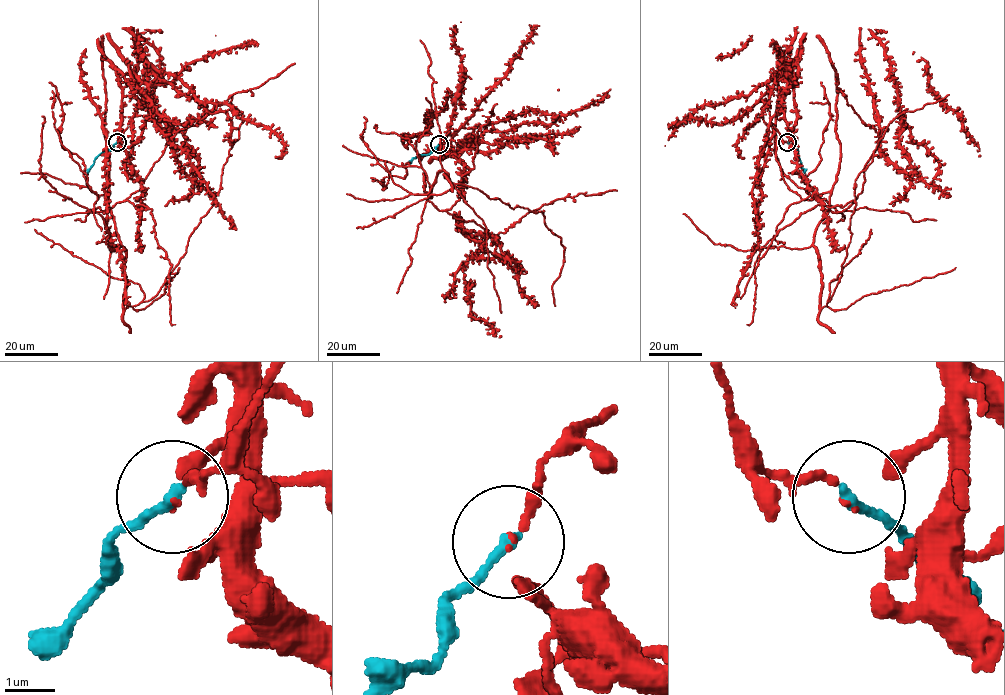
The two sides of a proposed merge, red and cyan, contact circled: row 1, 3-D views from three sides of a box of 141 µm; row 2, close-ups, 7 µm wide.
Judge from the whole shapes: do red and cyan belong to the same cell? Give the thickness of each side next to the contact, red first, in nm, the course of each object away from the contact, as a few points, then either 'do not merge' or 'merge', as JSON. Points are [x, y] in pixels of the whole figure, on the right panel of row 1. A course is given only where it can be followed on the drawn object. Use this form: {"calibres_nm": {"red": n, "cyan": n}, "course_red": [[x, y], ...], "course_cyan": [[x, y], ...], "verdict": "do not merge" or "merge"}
{"calibres_nm": {"red": 60, "cyan": 240}, "course_red": [[787, 142], [821, 204], [854, 201], [815, 232], [821, 309], [842, 275], [854, 180], [892, 121], [949, 94]], "course_cyan": [[787, 142], [797, 150], [805, 173]], "verdict": "merge"}

